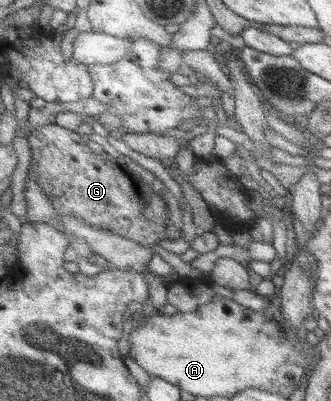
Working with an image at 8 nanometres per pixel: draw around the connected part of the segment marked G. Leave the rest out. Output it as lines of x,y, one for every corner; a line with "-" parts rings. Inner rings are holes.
56,124
34,130
28,141
32,160
27,179
40,183
58,213
78,217
146,246
167,239
170,209
166,201
140,175
133,174
117,154
94,153
86,145
82,130
70,131

